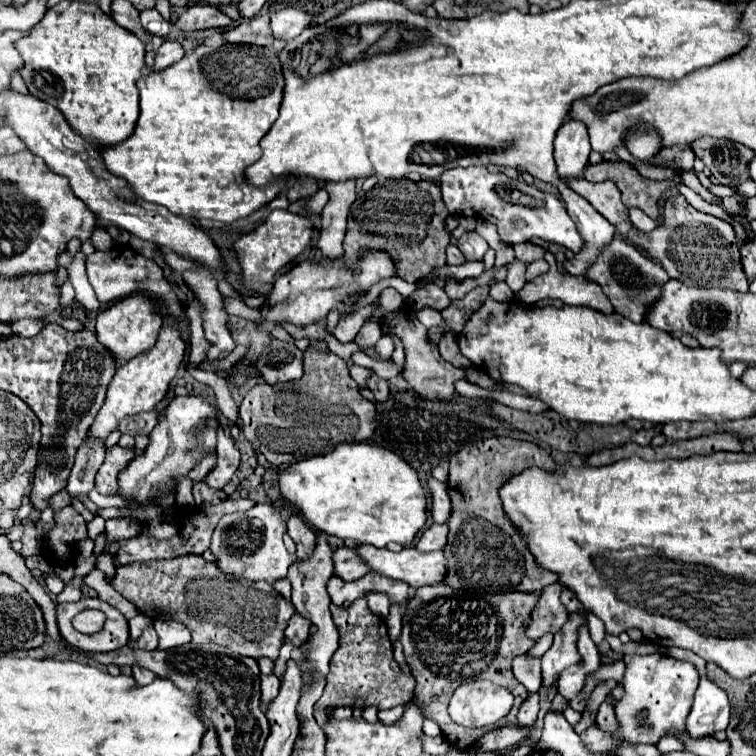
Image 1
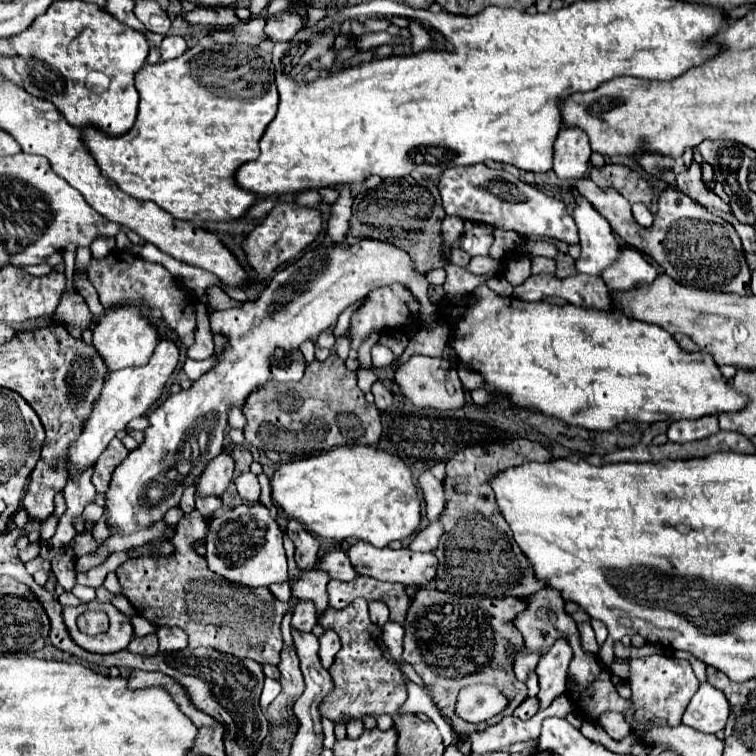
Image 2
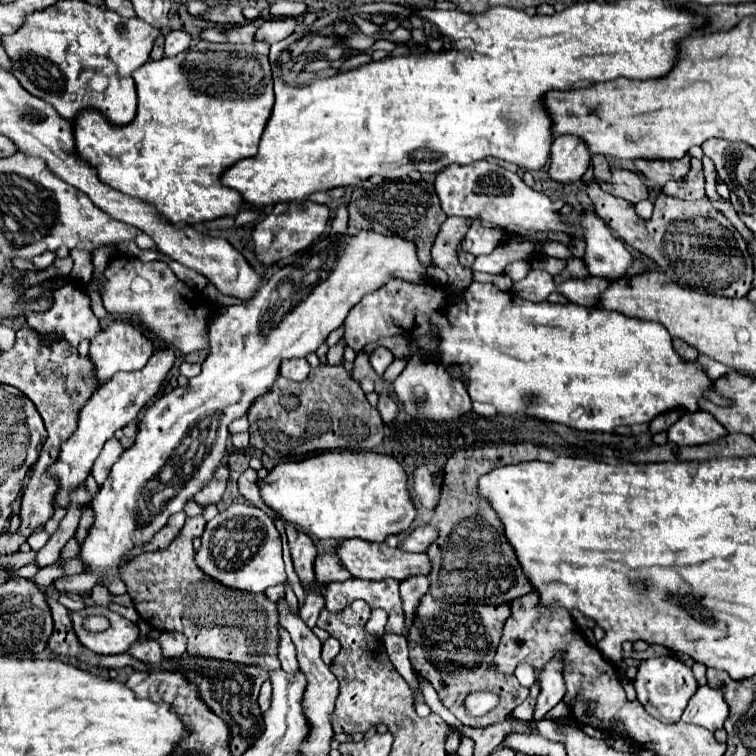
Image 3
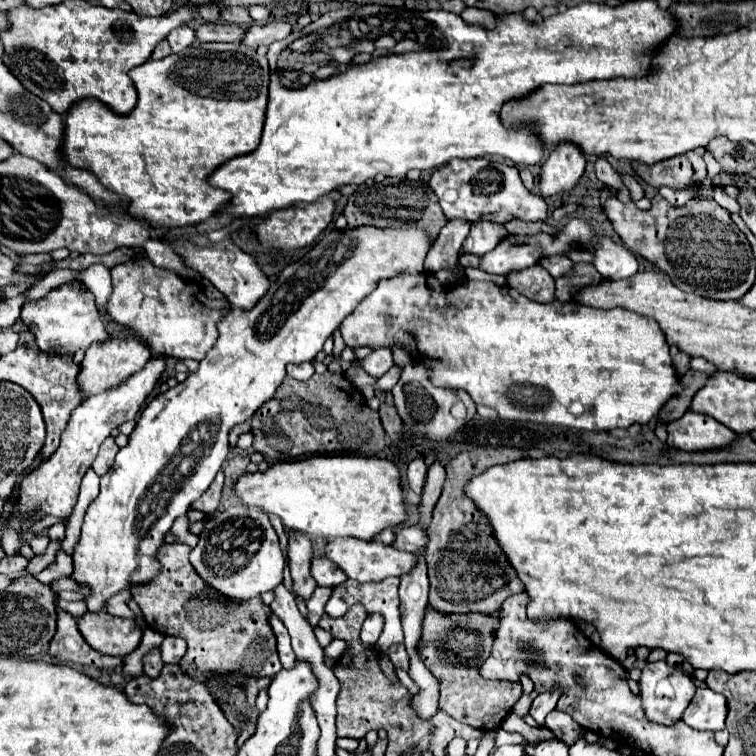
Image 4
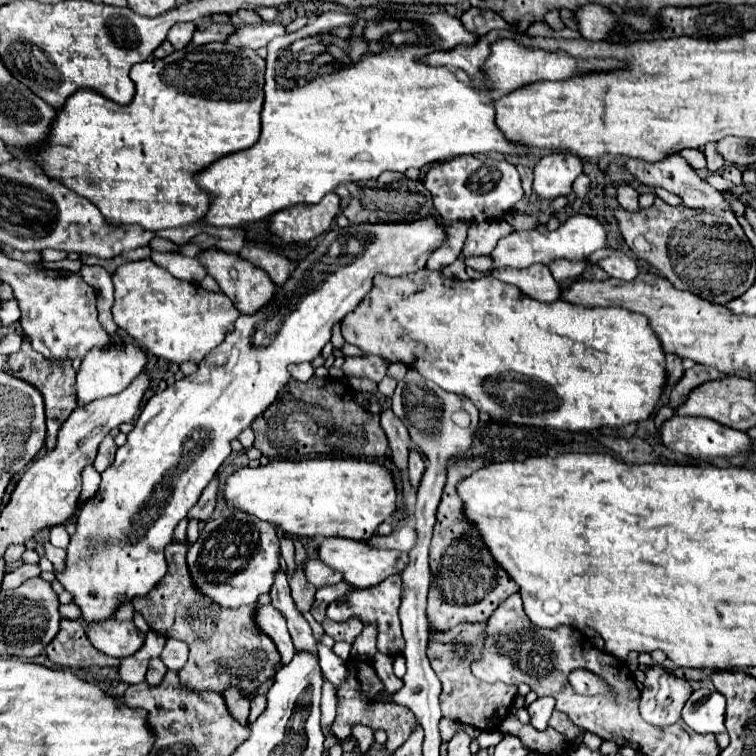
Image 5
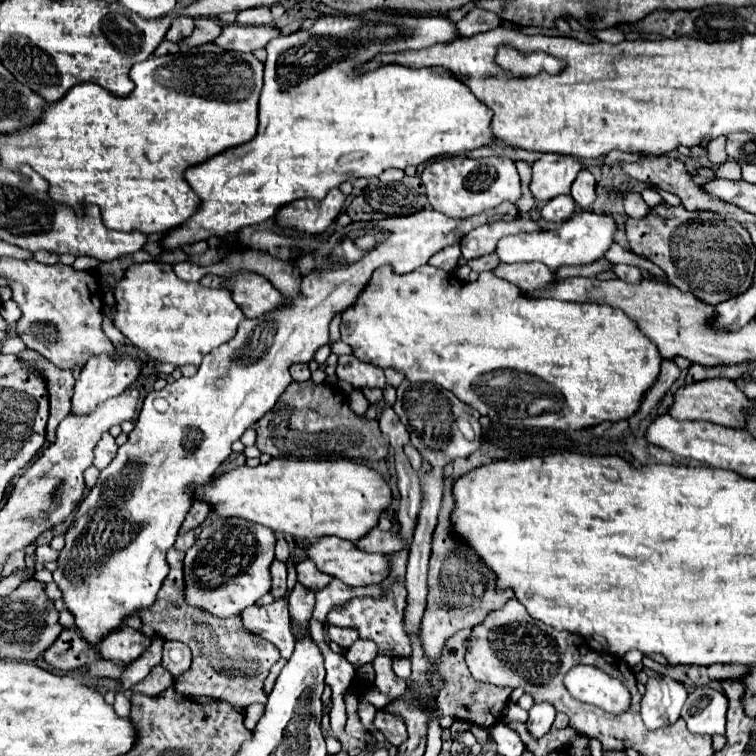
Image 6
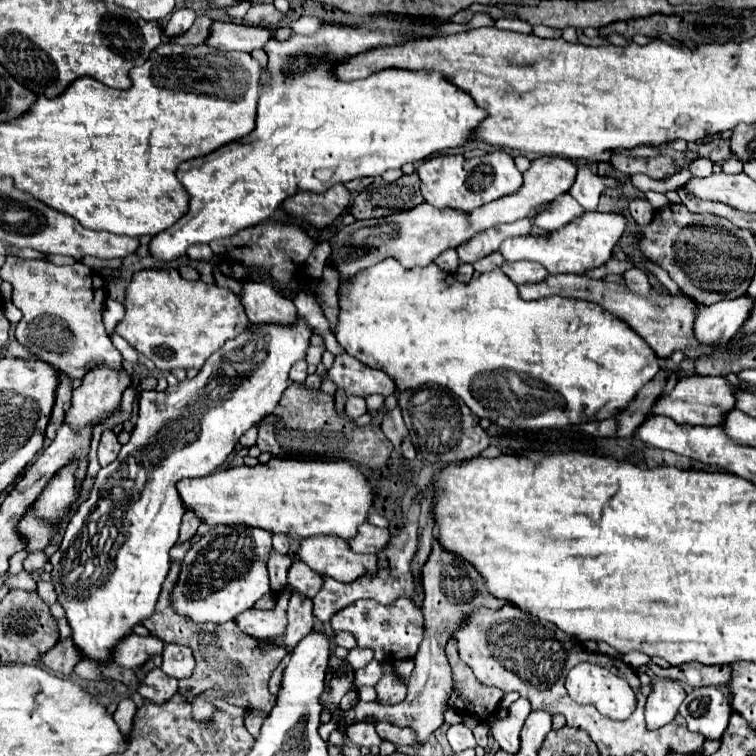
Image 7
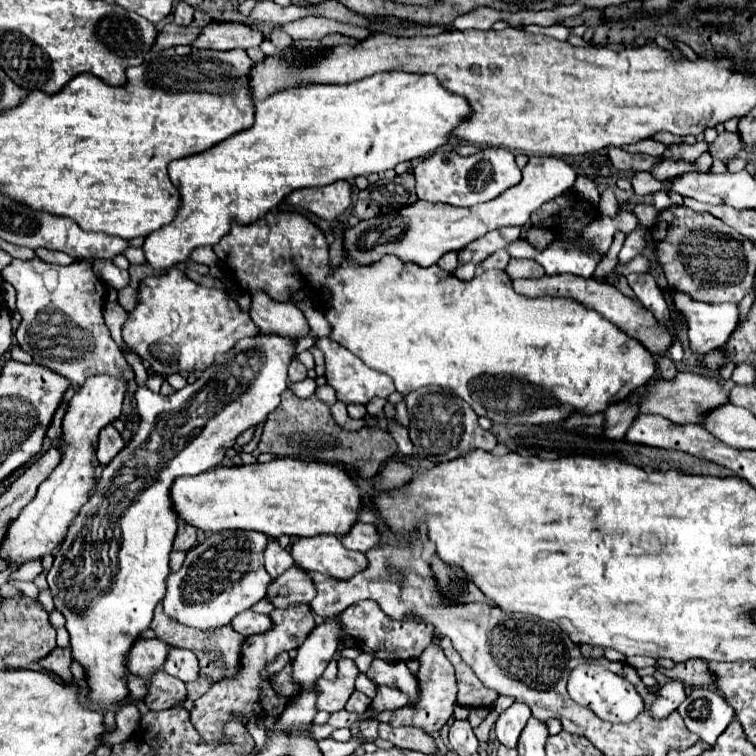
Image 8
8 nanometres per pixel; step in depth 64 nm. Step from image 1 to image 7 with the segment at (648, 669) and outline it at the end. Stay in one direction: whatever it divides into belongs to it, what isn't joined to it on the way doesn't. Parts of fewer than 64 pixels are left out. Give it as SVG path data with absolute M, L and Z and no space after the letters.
M662 680L662 682L654 682L654 690L648 696L646 702L646 724L648 728L656 730L664 724L668 724L674 714L678 712L678 706L684 702L686 692L682 688L682 684L678 684L676 680Z

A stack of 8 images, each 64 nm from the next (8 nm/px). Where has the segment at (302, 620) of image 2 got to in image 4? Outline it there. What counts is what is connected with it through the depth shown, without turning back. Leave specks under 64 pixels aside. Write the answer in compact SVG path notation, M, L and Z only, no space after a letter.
M316 588L314 594L312 594L312 598L306 602L306 606L308 606L308 622L312 626L316 626L318 620L322 618L324 606L326 606L328 598L332 596L332 592L334 592L332 588Z

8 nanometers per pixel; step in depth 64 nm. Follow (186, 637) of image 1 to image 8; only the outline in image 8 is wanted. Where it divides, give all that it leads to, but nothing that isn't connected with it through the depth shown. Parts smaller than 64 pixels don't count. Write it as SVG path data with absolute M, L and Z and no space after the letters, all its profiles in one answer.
M174 648L170 650L168 660L162 670L182 682L194 682L200 676L200 662L192 650Z

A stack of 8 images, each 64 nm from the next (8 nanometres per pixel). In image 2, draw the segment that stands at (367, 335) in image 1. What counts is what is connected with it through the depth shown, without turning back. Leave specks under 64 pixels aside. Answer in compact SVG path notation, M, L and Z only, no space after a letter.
M372 336L372 340L366 340L360 346L360 350L358 350L358 364L360 364L360 368L372 368L372 364L370 364L370 348L376 344L376 340L378 340L378 336Z

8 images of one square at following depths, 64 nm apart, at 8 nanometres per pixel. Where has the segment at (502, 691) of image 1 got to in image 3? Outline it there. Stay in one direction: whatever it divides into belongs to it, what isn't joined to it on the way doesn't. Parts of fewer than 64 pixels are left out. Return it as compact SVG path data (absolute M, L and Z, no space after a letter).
M474 692L466 698L466 710L472 716L482 716L498 704L498 696L492 692Z

